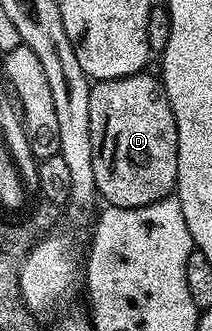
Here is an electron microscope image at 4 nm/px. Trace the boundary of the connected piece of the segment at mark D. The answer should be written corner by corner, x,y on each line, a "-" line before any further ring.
148,72
95,82
89,92
89,132
93,140
93,180
98,197
108,206
141,208
172,197
177,180
177,124
163,83

